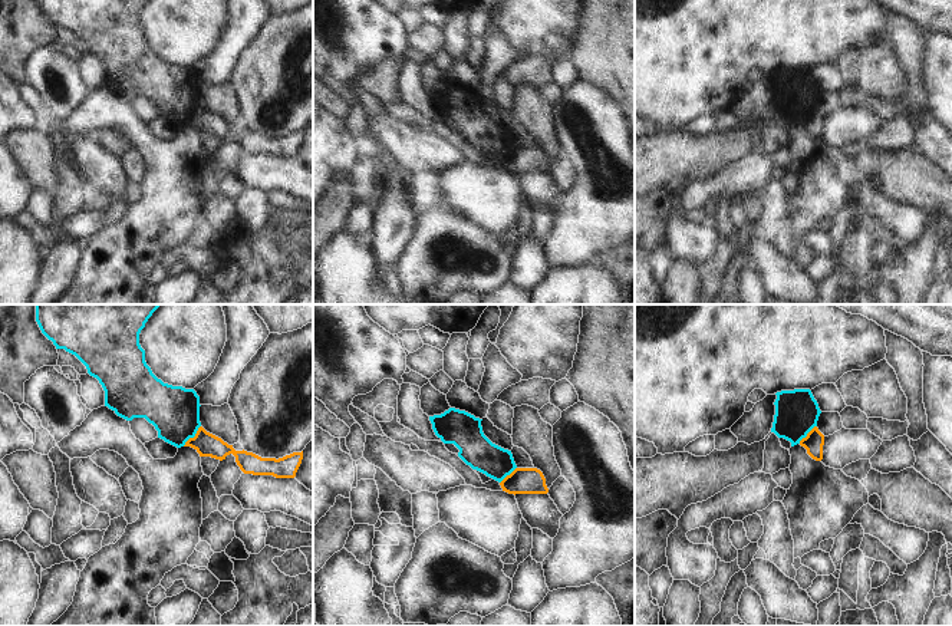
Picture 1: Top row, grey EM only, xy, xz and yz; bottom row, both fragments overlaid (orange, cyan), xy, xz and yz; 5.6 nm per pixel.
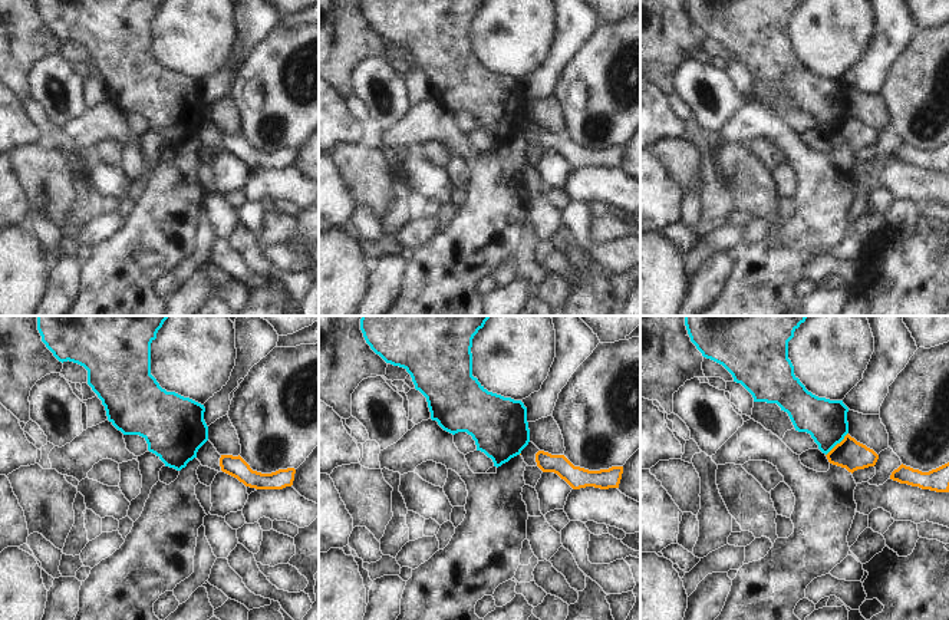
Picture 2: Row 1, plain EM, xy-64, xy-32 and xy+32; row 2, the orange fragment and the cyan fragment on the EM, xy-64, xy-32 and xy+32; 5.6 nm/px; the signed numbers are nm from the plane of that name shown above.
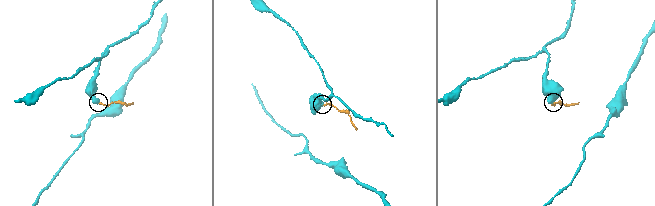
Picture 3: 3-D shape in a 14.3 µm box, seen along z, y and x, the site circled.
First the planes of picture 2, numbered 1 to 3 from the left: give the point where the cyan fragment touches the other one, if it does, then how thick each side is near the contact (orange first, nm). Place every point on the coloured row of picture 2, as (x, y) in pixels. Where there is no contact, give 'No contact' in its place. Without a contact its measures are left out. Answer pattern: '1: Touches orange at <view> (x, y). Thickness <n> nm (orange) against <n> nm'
1: No contact
2: No contact
3: Touches orange at xy+32 (837, 444). Thickness 170 nm (orange) against 240 nm.

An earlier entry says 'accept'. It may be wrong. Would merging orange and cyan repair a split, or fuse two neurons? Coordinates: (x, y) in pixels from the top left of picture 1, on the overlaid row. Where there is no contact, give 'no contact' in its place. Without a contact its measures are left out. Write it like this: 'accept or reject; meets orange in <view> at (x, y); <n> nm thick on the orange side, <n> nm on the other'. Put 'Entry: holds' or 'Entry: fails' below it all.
reject; meets orange in xy at (194, 437); 130 nm thick on the orange side, 280 nm on the other
Entry: fails

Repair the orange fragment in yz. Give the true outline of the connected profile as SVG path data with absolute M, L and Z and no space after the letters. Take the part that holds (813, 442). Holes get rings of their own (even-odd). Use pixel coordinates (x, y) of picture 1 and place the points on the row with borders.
M814 426L806 438L800 441L800 445L807 449L807 454L816 459L823 459L823 445L824 445L824 435Z

